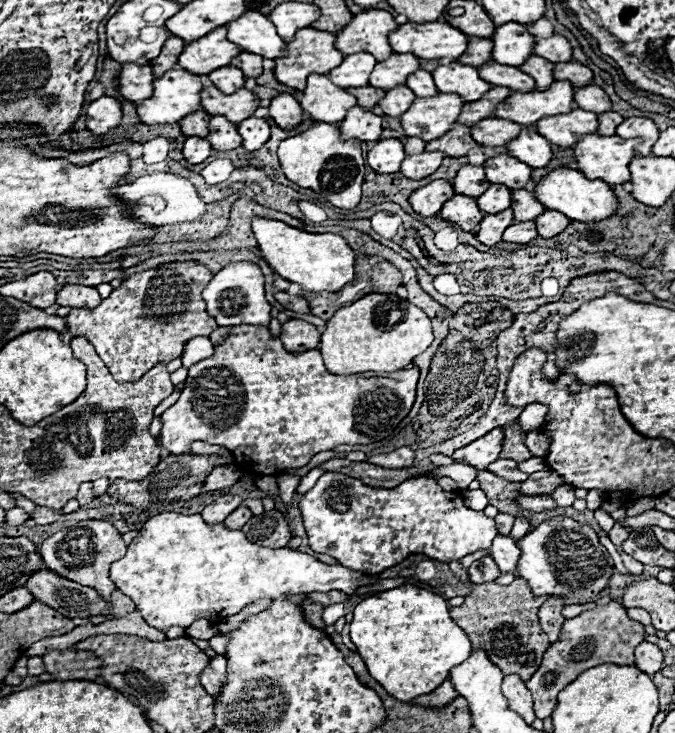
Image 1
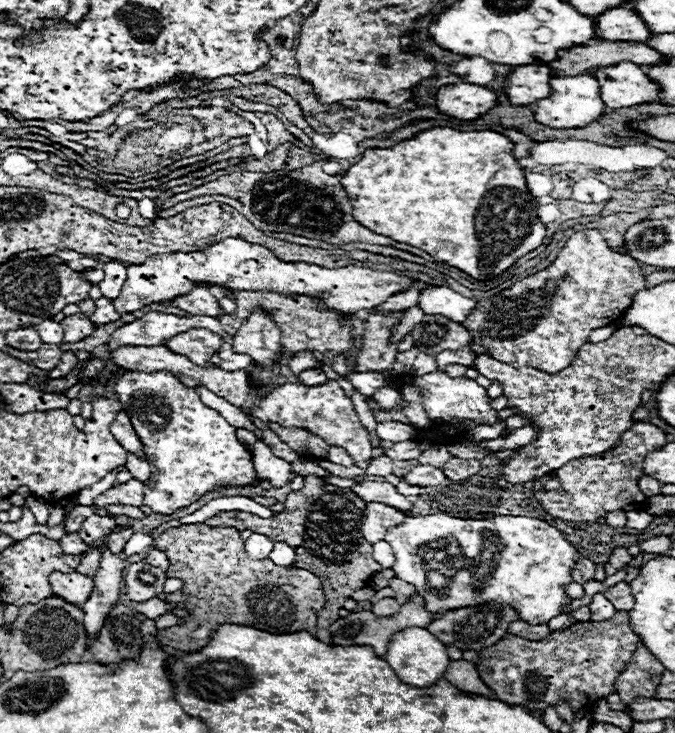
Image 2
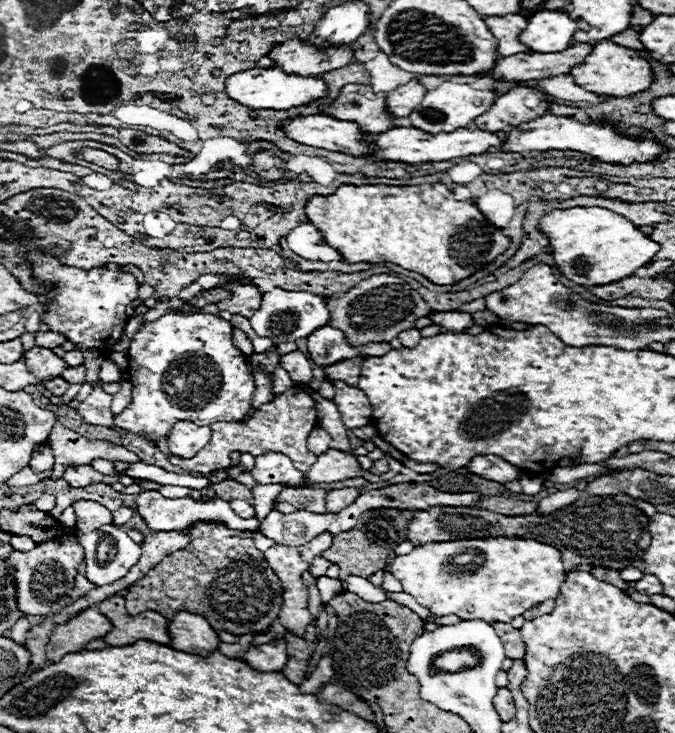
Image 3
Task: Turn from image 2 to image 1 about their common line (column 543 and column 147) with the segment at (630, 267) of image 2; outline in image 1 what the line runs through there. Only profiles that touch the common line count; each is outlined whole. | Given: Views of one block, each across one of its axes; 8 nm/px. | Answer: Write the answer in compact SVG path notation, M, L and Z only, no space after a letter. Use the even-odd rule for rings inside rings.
M170 262L134 274L104 298L98 308L72 308L66 316L68 336L86 336L118 382L136 382L158 362L180 358L190 338L210 336L220 328L204 310L204 300L200 298L210 280L210 270L198 262Z

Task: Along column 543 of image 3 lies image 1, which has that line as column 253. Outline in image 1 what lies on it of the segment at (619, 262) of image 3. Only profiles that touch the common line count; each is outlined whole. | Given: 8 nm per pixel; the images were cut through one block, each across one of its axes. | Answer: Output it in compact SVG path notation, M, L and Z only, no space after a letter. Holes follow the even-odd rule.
M254 218L252 230L258 240L258 248L272 270L288 282L300 284L306 292L338 292L356 280L356 254L338 234L310 234L268 218Z

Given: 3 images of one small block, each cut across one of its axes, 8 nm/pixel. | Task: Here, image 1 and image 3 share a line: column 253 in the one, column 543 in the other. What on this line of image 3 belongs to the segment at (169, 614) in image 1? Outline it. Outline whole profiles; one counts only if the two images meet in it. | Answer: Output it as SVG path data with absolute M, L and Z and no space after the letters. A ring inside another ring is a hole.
M490 536L486 540L454 540L454 542L432 542L416 546L406 556L396 556L390 564L390 574L404 586L404 592L414 596L414 600L428 608L434 616L456 614L460 620L480 618L484 622L512 622L512 618L522 616L526 610L542 604L544 600L558 598L560 584L566 580L560 550L542 544L532 538L508 538Z

